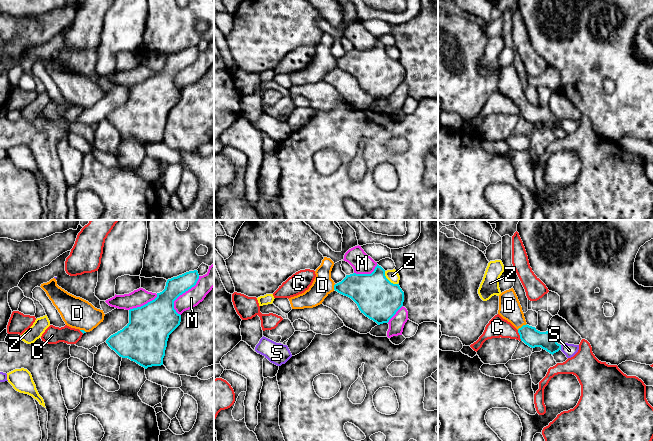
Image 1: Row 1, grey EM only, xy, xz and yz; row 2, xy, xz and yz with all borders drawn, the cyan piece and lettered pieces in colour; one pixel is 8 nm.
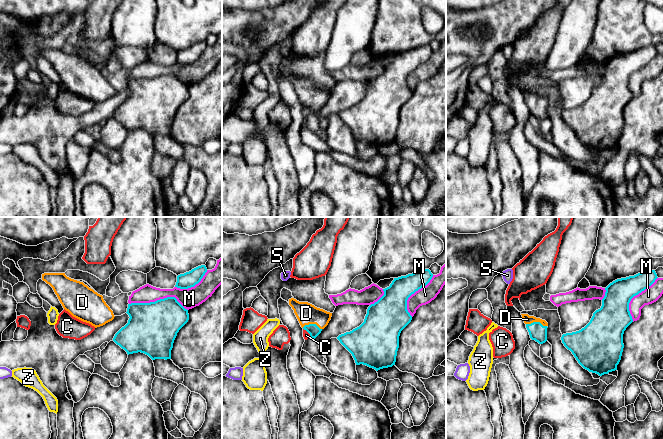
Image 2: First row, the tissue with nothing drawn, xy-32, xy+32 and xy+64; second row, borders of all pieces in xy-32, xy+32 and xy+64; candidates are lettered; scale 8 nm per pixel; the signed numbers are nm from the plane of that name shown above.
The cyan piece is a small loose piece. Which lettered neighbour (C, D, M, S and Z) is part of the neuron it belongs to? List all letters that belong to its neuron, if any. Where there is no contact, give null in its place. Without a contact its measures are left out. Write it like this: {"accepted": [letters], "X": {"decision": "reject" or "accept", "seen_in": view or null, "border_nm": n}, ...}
{"accepted": ["D"], "C": {"decision": "reject", "seen_in": "yz", "border_nm": 90}, "D": {"decision": "accept", "seen_in": "yz", "border_nm": 90}, "M": {"decision": "reject", "seen_in": "xy", "border_nm": 360}, "S": {"decision": "reject", "seen_in": "yz", "border_nm": 40}, "Z": {"decision": "reject", "seen_in": "xz", "border_nm": 160}}

